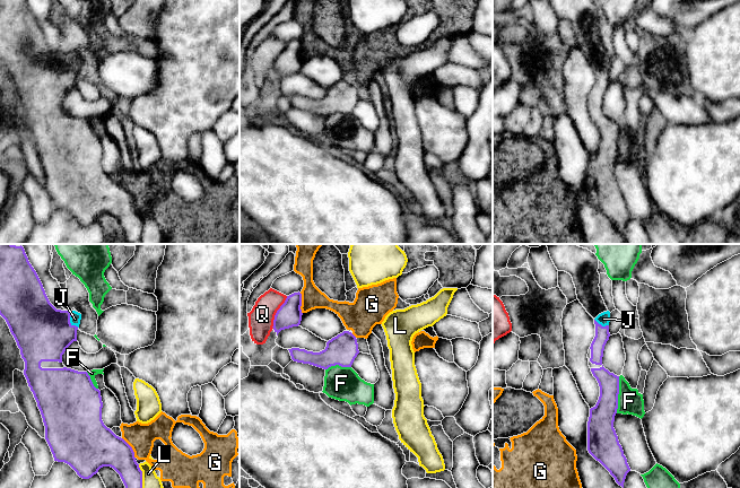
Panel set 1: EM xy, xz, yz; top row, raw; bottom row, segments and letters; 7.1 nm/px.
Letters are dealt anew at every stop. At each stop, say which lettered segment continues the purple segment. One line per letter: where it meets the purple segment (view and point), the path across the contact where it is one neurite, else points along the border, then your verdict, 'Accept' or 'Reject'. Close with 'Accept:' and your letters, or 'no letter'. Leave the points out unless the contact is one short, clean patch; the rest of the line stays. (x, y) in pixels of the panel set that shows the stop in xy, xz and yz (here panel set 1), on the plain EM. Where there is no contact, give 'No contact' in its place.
F: Touches purple at yz (618, 140). Reject
G: Touches purple at xz (301, 50). Reject
J: Touches purple at xy (69, 68). Accept
L: Touches purple at xy (141, 226). Boundary: xy (138, 211), (141, 218), (141, 241). Reject
Q: Touches purple at xz (277, 59). Reject
Accept: J

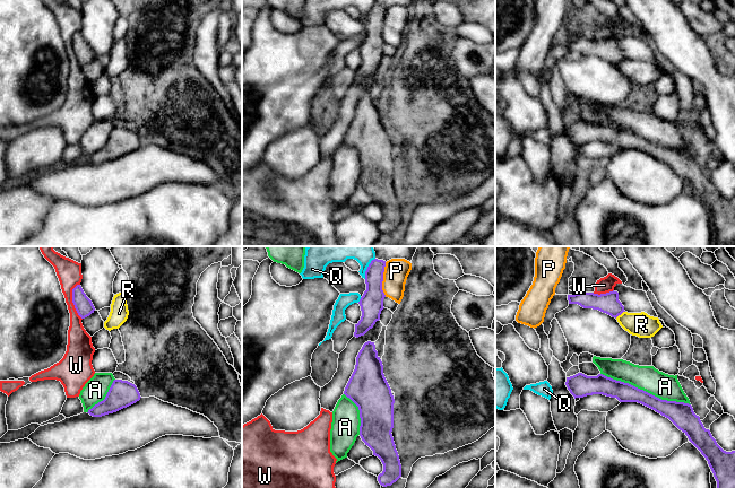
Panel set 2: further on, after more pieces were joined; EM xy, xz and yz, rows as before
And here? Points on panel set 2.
A: Touches purple at yz (645, 138). Reject
P: Touches purple at xz (382, 26). Boundary: xz (386, 9), (382, 27), (385, 43). Reject
Q: Touches purple at xz (368, 15). Reject
R: Touches purple at yz (620, 61). Boundary: yz (624, 58), (615, 64). Reject
W: Touches purple at xy (72, 49). Reject
Accept: no letter

